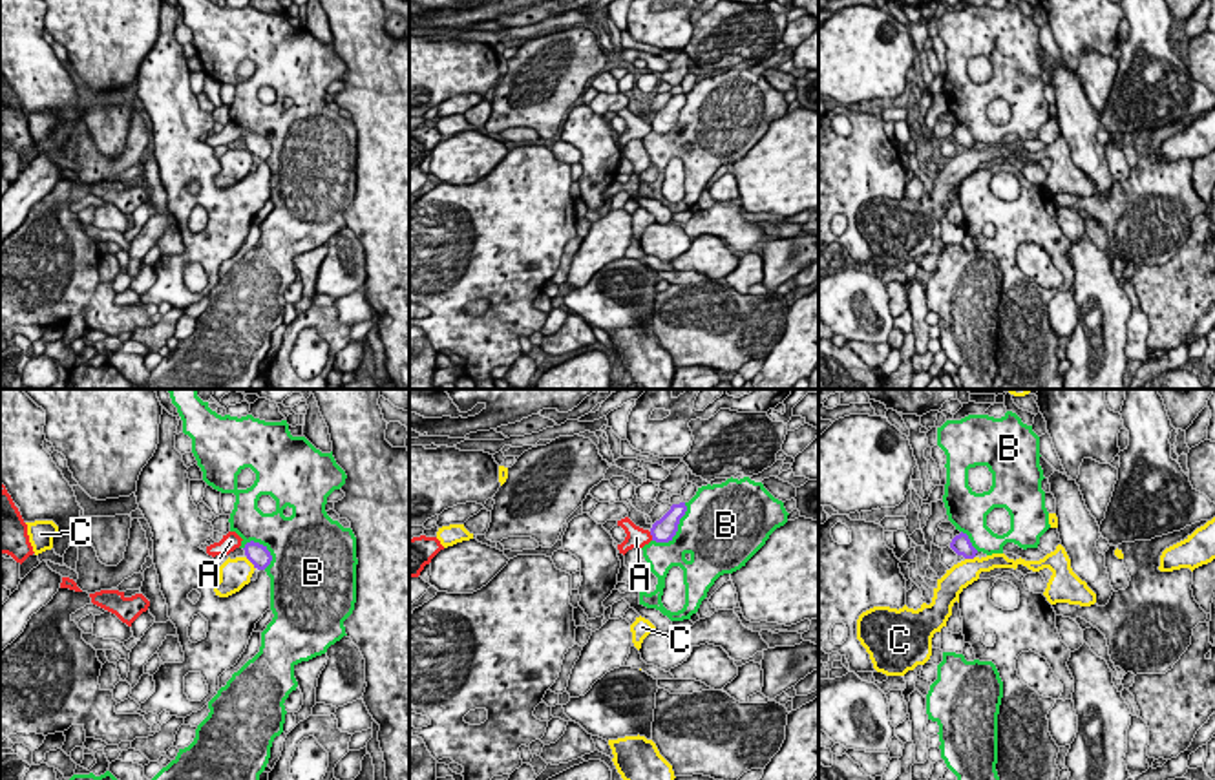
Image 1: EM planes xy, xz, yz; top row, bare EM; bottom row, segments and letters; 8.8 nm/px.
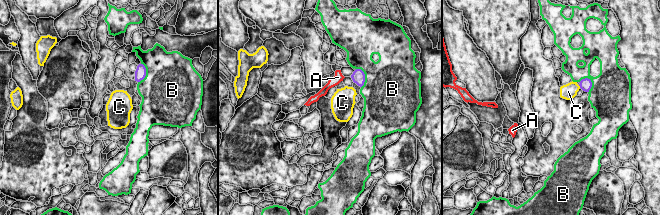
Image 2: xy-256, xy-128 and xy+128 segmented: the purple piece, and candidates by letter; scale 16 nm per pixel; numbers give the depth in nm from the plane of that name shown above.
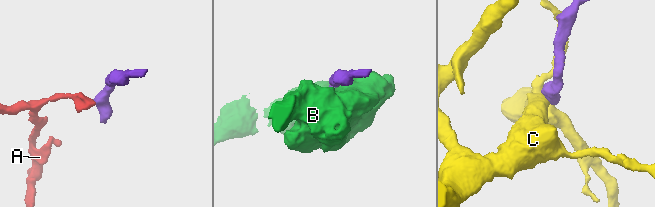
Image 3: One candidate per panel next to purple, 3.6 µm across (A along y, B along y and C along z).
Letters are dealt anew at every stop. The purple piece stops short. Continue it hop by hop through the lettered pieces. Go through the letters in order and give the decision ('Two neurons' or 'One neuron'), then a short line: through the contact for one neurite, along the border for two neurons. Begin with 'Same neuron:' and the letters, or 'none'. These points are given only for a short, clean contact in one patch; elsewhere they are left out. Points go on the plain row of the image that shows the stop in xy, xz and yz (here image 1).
Same neuron: none
A: Two neurons. Line: xz (649, 123), (653, 130)
B: Two neurons
C: Two neurons. Line: xy (245, 148), (254, 159)

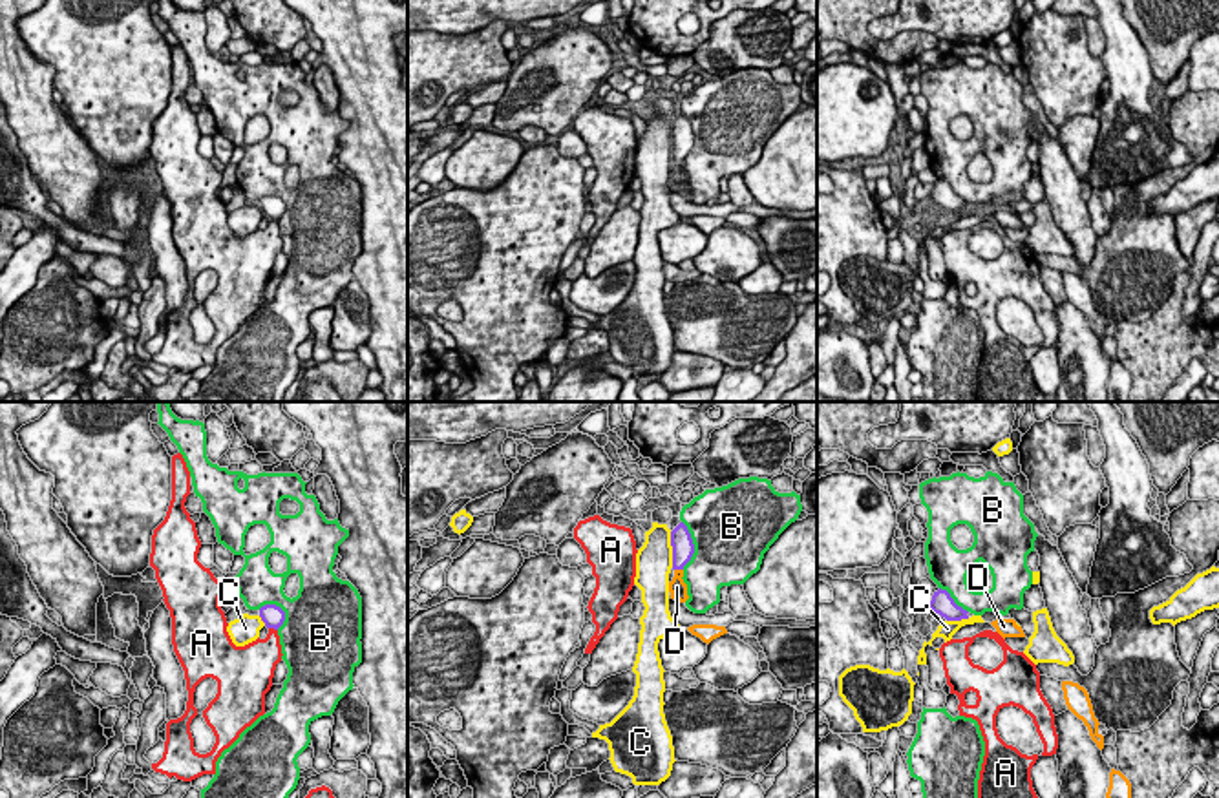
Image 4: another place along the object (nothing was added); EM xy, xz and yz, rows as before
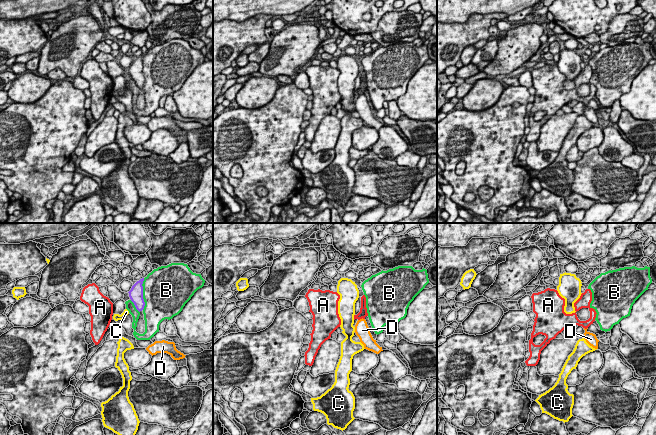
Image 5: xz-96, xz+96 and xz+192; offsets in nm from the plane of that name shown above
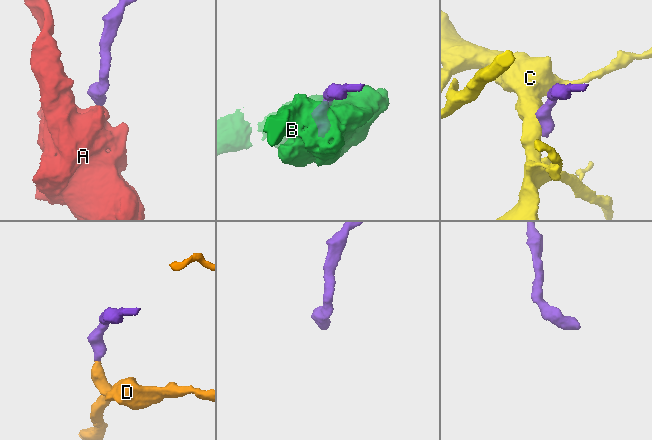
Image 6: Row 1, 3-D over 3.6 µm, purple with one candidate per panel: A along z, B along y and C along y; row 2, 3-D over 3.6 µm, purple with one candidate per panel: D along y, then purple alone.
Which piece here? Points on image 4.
Same neuron: D
A: Two neurons. Line: xy (269, 218), (276, 221)
B: Two neurons
C: Two neurons. Line: xz (669, 123), (673, 157)
D: One neuron. Line: xz (682, 136), (678, 159), (677, 178)

